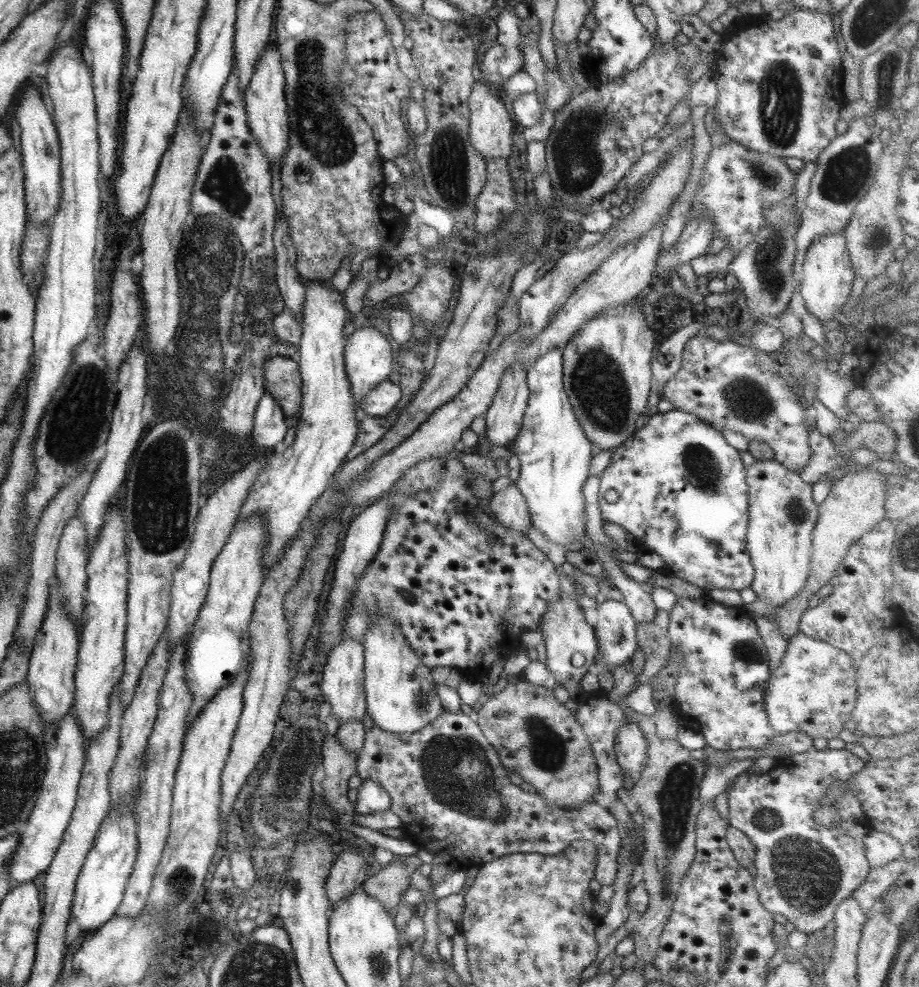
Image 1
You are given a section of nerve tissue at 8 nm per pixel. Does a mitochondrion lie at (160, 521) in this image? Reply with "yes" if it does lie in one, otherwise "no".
yes

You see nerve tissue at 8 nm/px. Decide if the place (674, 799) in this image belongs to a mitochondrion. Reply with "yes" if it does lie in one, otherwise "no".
yes

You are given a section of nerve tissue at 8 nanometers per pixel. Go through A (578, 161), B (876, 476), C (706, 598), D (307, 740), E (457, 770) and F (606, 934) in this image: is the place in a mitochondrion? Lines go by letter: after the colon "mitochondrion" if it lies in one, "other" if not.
A: mitochondrion
B: other
C: other
D: mitochondrion
E: mitochondrion
F: other

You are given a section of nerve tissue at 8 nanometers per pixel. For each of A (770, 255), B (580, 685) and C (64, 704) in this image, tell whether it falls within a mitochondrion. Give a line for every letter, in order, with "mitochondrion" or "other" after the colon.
A: mitochondrion
B: other
C: other

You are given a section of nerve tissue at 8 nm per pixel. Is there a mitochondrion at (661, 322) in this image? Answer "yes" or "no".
no

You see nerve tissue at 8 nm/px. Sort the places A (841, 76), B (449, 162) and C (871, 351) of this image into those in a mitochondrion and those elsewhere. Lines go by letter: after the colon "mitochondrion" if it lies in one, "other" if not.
A: other
B: mitochondrion
C: other

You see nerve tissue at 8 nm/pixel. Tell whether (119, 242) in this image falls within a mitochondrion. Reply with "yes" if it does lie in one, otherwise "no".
no

